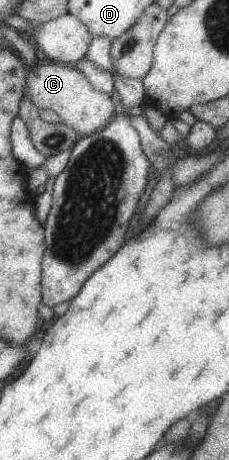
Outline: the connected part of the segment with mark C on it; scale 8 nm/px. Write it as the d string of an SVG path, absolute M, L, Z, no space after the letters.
M40 57L28 72L28 95L40 109L53 109L57 112L62 123L74 129L79 137L88 136L95 131L95 127L103 127L109 123L113 115L113 101L107 94L97 93L83 73L73 69L73 65L58 64Z

